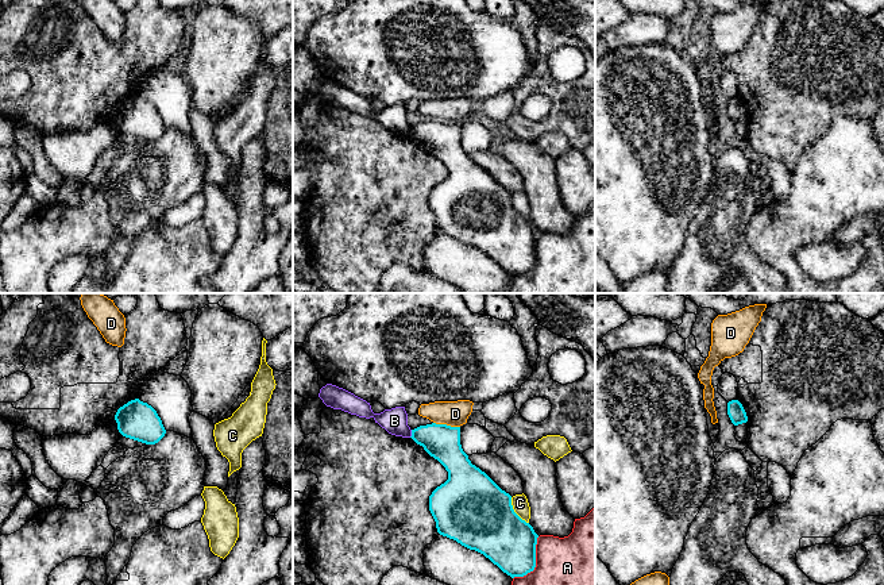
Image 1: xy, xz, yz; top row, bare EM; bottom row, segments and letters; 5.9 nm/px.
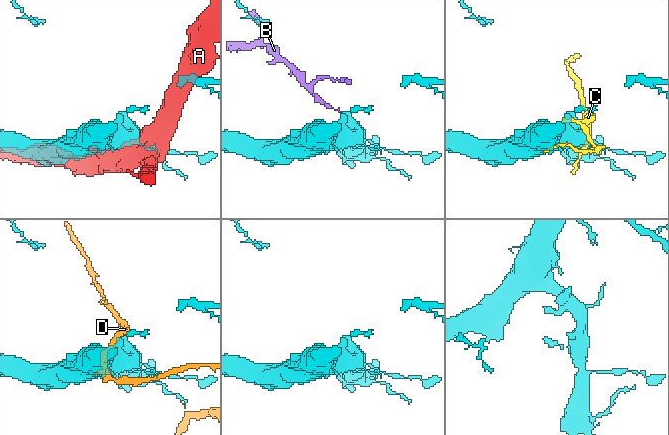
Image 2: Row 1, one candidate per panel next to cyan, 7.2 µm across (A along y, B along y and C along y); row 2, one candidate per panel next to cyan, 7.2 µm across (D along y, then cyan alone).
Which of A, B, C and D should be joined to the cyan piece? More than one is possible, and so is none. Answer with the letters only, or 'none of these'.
none of these

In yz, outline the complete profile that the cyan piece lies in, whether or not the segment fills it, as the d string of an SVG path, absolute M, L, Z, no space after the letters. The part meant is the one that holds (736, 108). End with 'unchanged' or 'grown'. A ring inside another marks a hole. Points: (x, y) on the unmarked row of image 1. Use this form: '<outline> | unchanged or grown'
M731 97L727 100L727 112L734 123L748 119L746 109L738 97Z | unchanged

